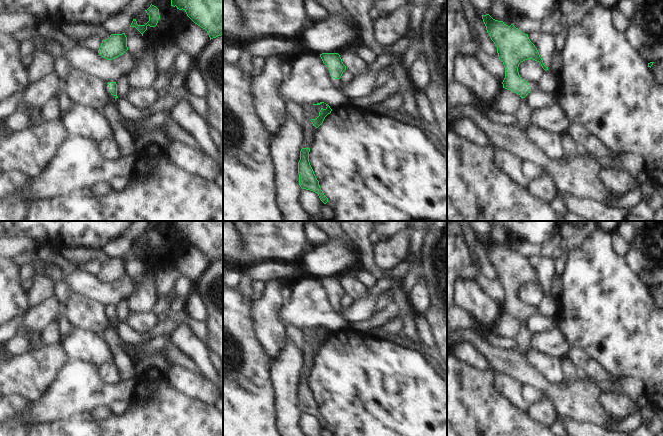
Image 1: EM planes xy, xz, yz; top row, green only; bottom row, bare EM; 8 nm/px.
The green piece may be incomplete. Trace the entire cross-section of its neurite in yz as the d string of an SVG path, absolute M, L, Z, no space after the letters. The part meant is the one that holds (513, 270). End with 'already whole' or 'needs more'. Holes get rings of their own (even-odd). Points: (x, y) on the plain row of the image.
M489 238L482 239L487 257L497 271L499 283L505 291L503 312L521 320L522 326L516 337L516 344L520 353L526 358L531 346L531 333L527 329L530 316L539 314L537 306L524 305L518 296L519 288L532 283L539 286L546 295L546 291L535 269L530 265L528 258L523 257L513 248L506 249L503 245L493 243Z; needs more

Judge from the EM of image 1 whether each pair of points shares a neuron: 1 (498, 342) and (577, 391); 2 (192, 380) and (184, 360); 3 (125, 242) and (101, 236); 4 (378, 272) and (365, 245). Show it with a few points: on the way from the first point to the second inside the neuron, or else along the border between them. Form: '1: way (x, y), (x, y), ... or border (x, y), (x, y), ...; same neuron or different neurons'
1: border (486, 341), (505, 348), (516, 344); different neurons
2: border (173, 365), (182, 365), (200, 372); different neurons
3: border (127, 231), (102, 249); different neurons
4: way (371, 265), (368, 262), (368, 252); same neuron

